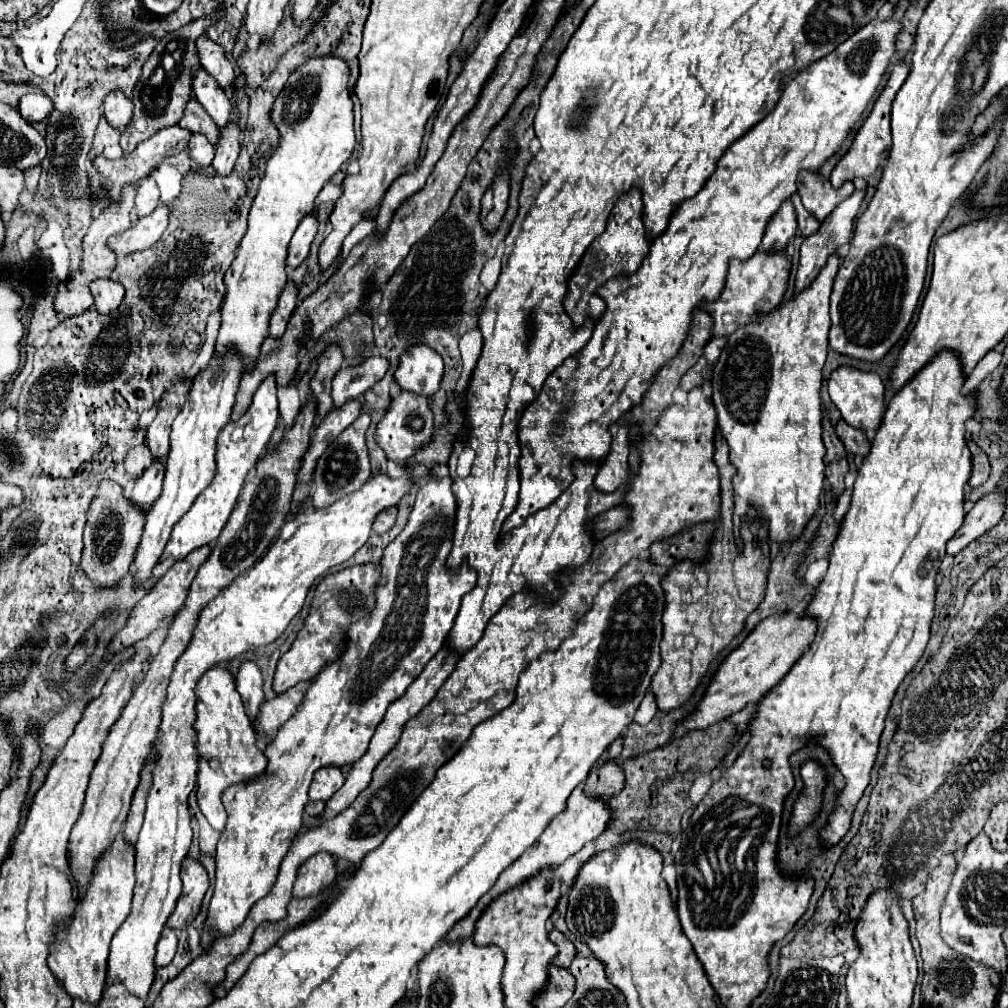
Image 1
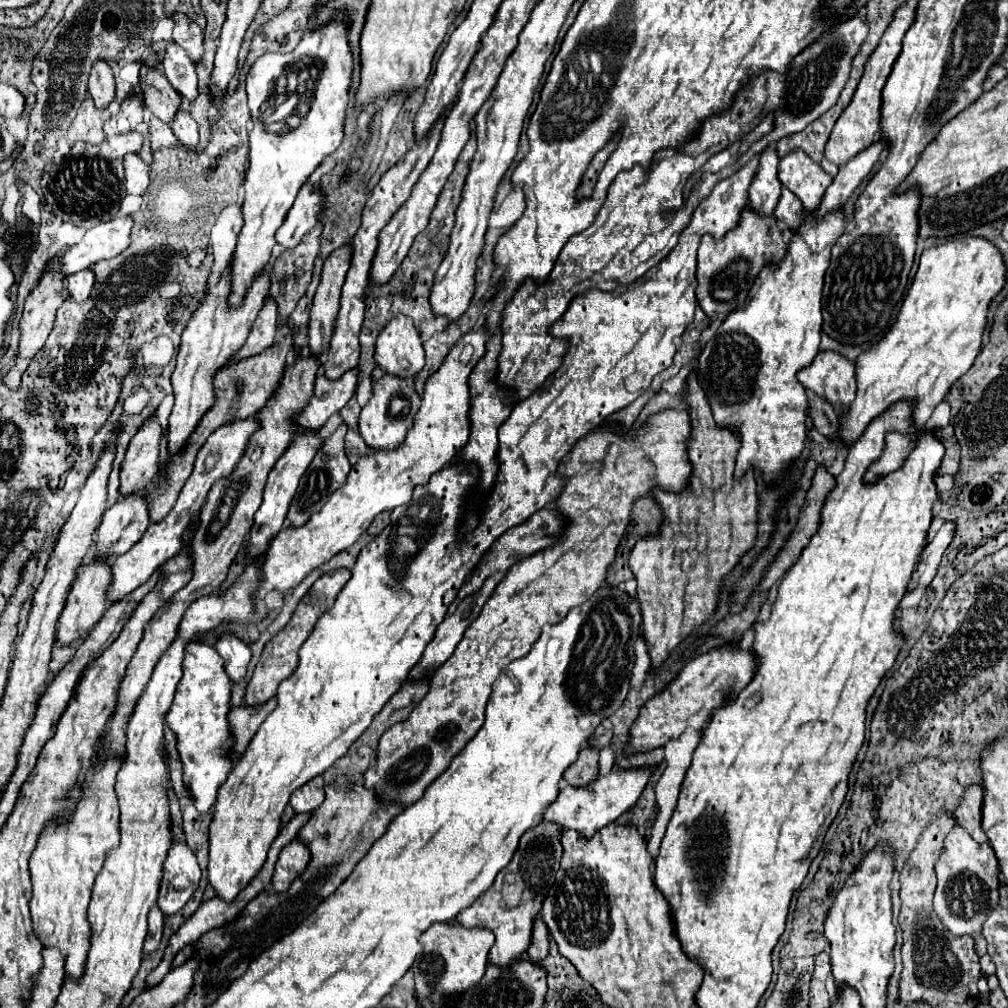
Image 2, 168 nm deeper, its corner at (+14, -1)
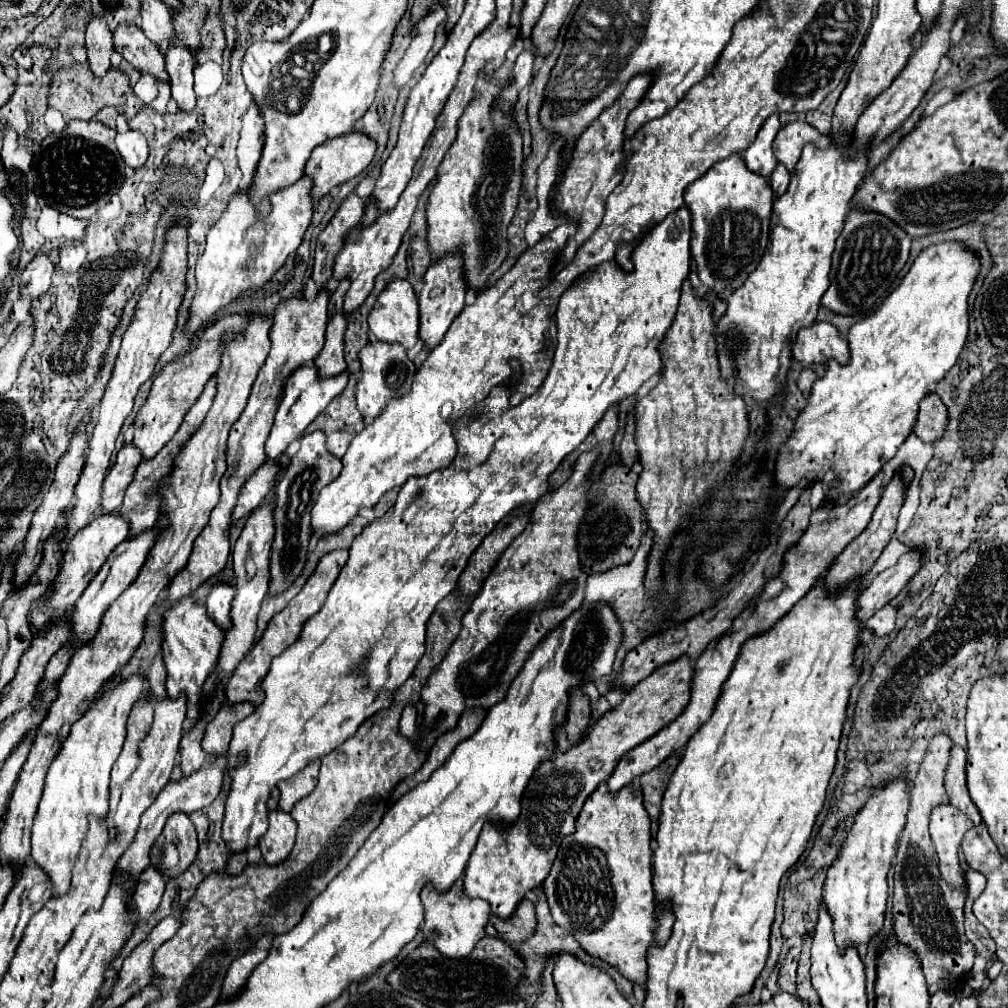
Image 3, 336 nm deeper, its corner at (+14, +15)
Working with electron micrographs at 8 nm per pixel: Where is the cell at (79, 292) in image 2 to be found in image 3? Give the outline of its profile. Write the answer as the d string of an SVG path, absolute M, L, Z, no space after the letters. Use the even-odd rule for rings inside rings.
M83 244L79 246L65 246L59 252L59 266L63 268L63 272L77 272L81 268L81 264L85 262L87 250Z

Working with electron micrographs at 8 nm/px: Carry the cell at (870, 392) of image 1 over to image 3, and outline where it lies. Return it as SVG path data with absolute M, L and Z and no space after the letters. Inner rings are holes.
M815 322L801 328L791 344L791 354L803 366L825 364L827 360L837 360L839 364L849 362L847 340L829 322Z

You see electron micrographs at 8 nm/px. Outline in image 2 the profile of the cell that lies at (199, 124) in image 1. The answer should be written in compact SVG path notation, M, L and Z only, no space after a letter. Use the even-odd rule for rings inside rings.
M141 68L141 88L145 92L145 106L165 124L175 120L175 114L181 110L181 96L173 92L173 86L161 72L149 72Z

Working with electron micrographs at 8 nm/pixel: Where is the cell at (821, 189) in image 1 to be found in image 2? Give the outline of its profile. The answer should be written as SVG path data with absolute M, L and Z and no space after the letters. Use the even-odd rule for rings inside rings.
M791 152L779 162L779 180L799 196L807 212L813 212L833 178L819 164L813 164L805 152Z

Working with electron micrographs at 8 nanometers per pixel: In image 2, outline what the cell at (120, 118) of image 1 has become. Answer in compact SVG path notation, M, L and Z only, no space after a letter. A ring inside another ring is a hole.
M101 60L89 74L89 94L97 108L107 108L115 100L115 80L111 68Z

